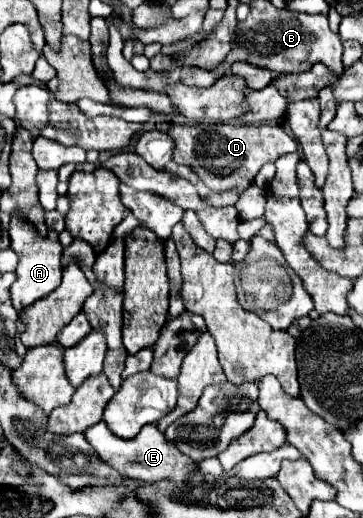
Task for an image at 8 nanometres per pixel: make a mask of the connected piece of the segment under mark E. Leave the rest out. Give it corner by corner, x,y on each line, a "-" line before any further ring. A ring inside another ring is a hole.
104,421
92,425
84,433
88,437
88,443
96,449
98,457
118,469
124,477
130,479
140,479
144,483
156,483
162,479
172,479
172,481
188,481
190,473
196,471
198,463
192,461
188,455
180,453
172,441
168,441
154,425
146,425
132,441
122,441
116,435
112,435
106,427

